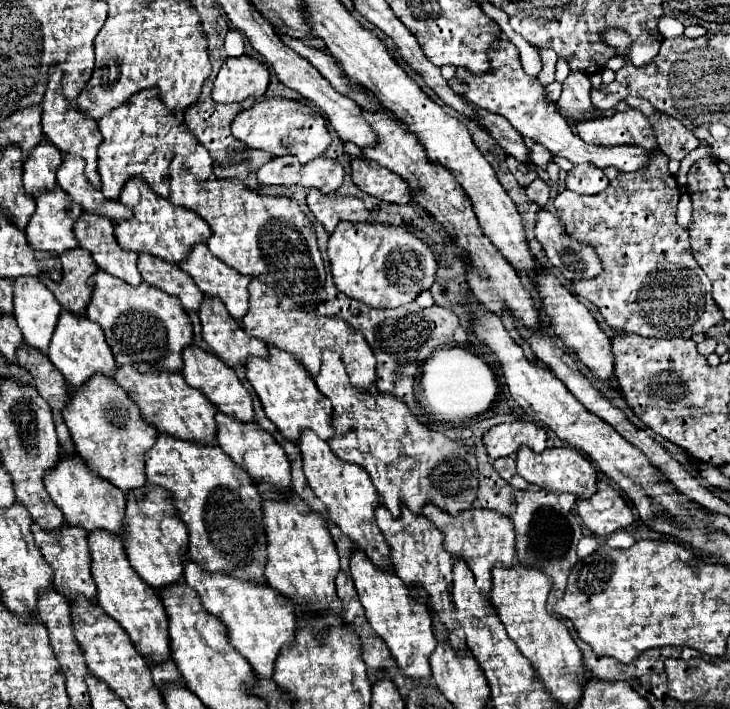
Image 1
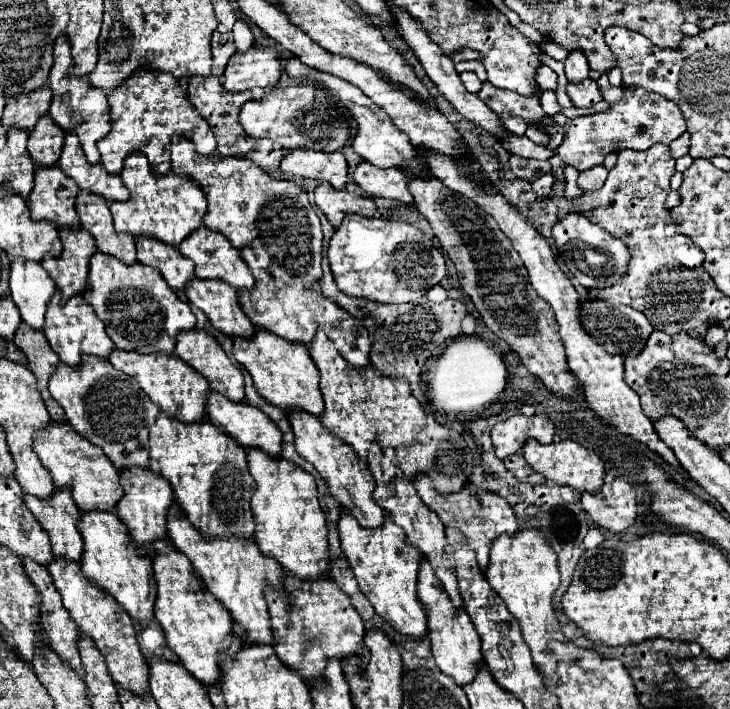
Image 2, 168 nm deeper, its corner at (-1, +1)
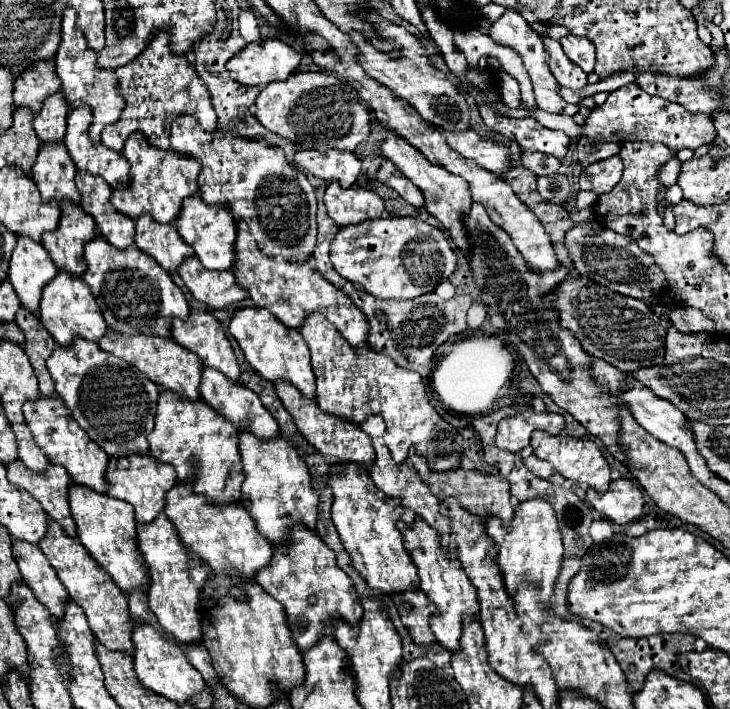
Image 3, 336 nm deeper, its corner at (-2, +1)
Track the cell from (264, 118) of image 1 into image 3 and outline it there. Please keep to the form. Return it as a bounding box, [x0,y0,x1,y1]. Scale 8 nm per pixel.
[256,72,370,150]

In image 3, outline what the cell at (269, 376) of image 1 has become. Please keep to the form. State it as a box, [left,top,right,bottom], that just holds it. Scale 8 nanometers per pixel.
[230,308,316,400]

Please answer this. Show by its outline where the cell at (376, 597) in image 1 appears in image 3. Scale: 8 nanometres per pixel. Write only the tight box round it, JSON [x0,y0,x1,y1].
[330,464,418,596]

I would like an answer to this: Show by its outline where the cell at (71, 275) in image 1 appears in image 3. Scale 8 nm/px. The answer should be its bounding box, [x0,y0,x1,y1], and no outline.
[42,200,96,276]

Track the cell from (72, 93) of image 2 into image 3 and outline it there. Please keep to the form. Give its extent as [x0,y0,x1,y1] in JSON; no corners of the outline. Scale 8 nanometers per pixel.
[54,8,124,142]

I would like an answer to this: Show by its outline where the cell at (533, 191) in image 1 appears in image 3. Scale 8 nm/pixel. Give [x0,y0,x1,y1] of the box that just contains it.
[538,174,576,204]

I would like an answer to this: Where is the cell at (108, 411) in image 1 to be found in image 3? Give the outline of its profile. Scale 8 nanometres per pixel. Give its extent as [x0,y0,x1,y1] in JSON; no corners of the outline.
[46,338,160,456]

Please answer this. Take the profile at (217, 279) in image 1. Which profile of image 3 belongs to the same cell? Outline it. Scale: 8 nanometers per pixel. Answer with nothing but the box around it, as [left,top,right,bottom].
[176,196,236,270]

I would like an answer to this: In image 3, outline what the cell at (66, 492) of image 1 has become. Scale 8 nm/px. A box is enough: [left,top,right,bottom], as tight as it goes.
[24,396,108,494]

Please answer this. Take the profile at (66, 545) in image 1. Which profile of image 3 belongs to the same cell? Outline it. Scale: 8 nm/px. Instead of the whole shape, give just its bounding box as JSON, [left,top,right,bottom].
[8,462,78,538]

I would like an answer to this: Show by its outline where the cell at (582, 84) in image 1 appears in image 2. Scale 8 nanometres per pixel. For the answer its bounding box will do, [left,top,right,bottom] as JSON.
[565,50,589,82]

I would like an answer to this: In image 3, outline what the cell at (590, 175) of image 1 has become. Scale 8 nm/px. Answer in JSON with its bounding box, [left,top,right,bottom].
[578,156,622,194]

